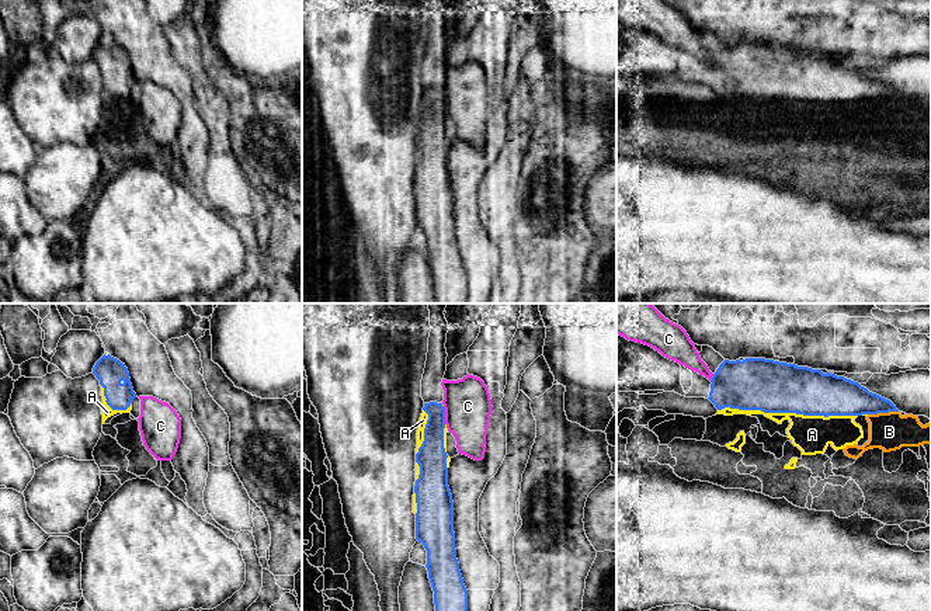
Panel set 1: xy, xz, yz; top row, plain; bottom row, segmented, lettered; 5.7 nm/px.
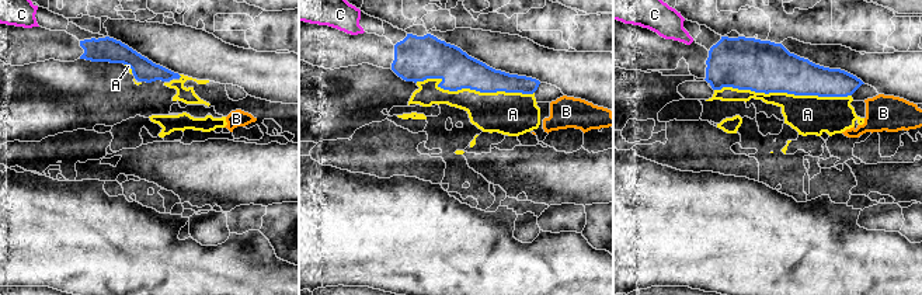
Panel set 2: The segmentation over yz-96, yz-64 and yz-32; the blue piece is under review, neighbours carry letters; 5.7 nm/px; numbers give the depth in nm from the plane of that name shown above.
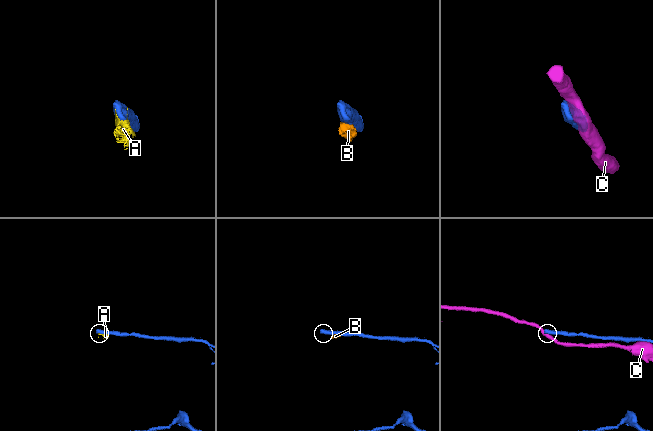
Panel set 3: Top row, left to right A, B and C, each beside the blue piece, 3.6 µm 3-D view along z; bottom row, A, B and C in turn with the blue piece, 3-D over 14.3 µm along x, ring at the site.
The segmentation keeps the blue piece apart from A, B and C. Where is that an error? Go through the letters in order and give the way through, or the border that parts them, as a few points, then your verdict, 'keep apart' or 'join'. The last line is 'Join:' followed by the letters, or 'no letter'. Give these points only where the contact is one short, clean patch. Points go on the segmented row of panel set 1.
A: keep apart
B: along yz (898, 410), (868, 415) | keep apart
C: keep apart
Join: no letter

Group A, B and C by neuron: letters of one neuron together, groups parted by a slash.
A B / C

